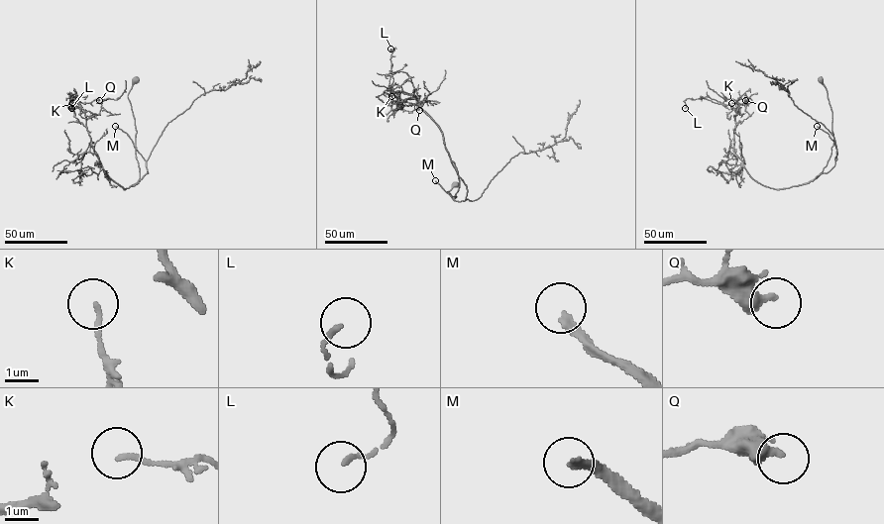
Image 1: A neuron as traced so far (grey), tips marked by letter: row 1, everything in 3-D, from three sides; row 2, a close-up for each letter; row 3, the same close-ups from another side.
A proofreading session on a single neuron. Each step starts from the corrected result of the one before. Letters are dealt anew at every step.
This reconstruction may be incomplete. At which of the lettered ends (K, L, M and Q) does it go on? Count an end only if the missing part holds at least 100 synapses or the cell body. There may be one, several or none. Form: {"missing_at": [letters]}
{"missing_at": ["M"]}

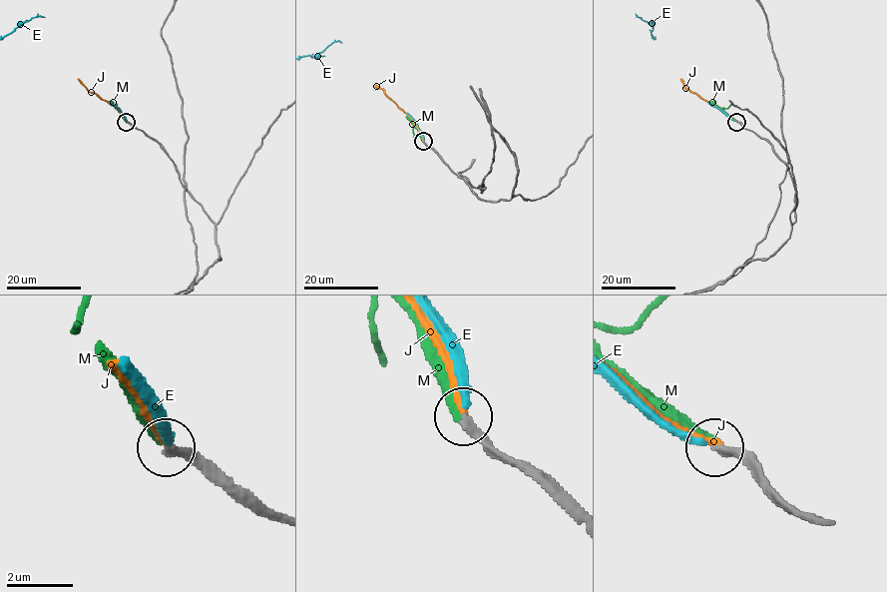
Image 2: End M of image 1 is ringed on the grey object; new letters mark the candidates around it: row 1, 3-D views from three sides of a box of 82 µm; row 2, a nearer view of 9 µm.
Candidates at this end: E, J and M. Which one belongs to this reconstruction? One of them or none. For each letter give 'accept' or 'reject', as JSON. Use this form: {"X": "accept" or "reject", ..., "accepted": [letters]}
{"E": "reject", "J": "reject", "M": "reject", "accepted": []}

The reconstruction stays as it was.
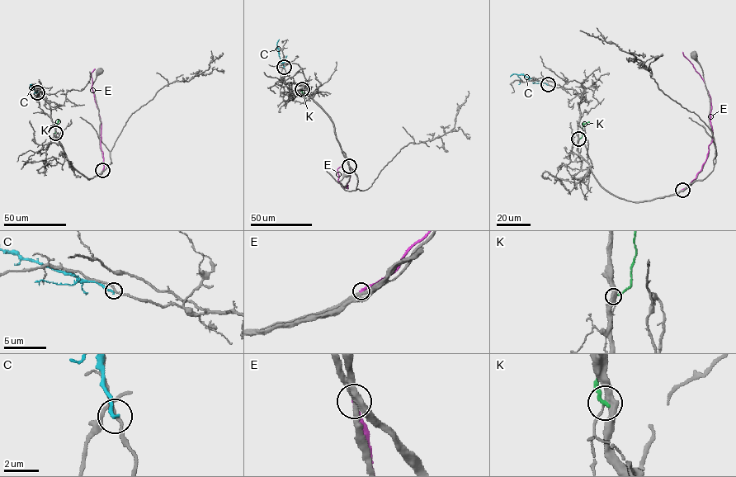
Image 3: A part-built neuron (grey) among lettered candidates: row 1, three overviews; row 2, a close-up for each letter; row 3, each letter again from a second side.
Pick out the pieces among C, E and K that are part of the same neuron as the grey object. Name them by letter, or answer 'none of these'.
none of these

